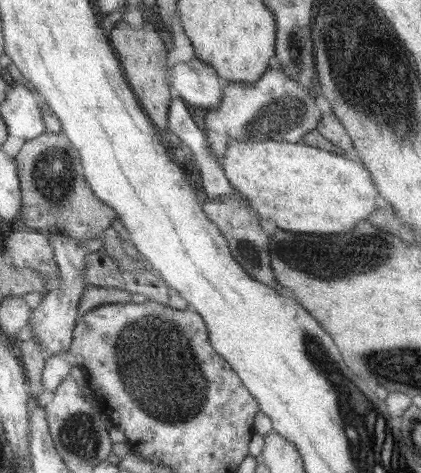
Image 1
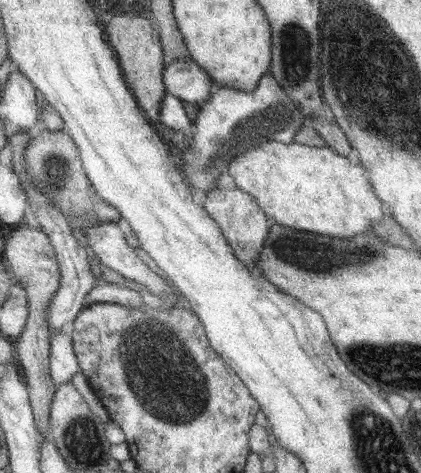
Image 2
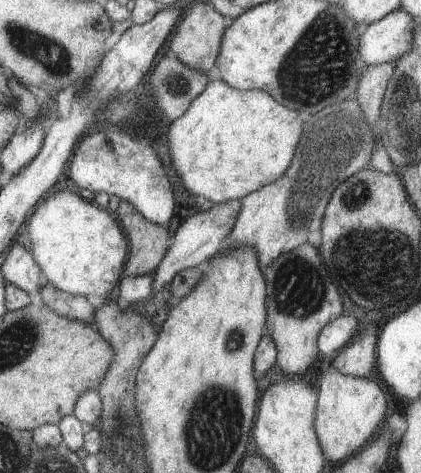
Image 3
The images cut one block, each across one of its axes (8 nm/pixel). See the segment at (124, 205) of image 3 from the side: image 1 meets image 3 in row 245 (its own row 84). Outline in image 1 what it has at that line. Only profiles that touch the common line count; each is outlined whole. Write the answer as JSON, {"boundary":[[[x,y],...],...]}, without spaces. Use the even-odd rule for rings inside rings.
{"boundary":[[[119,22],[111,32],[109,38],[113,42],[113,48],[127,72],[129,84],[133,86],[133,90],[137,92],[145,114],[153,120],[153,124],[167,134],[169,132],[169,106],[171,106],[171,72],[167,66],[167,50],[171,48],[167,44],[167,36],[165,32],[157,32],[153,24],[145,24],[143,30],[133,30],[127,22]]]}

